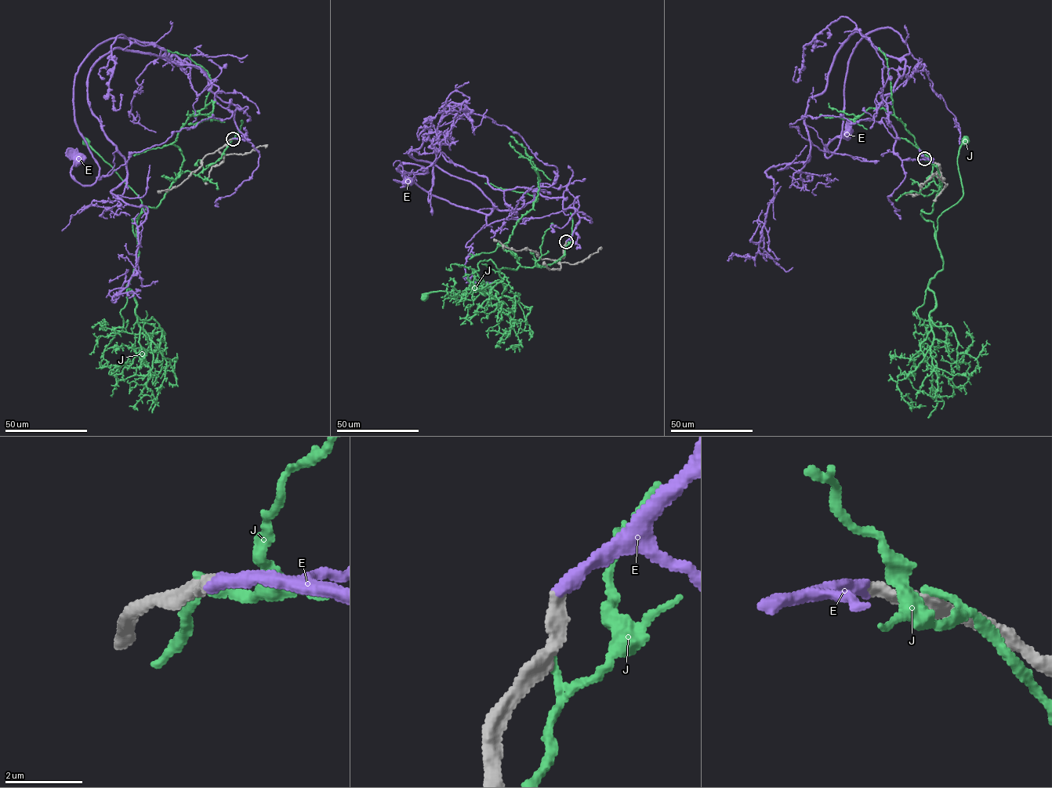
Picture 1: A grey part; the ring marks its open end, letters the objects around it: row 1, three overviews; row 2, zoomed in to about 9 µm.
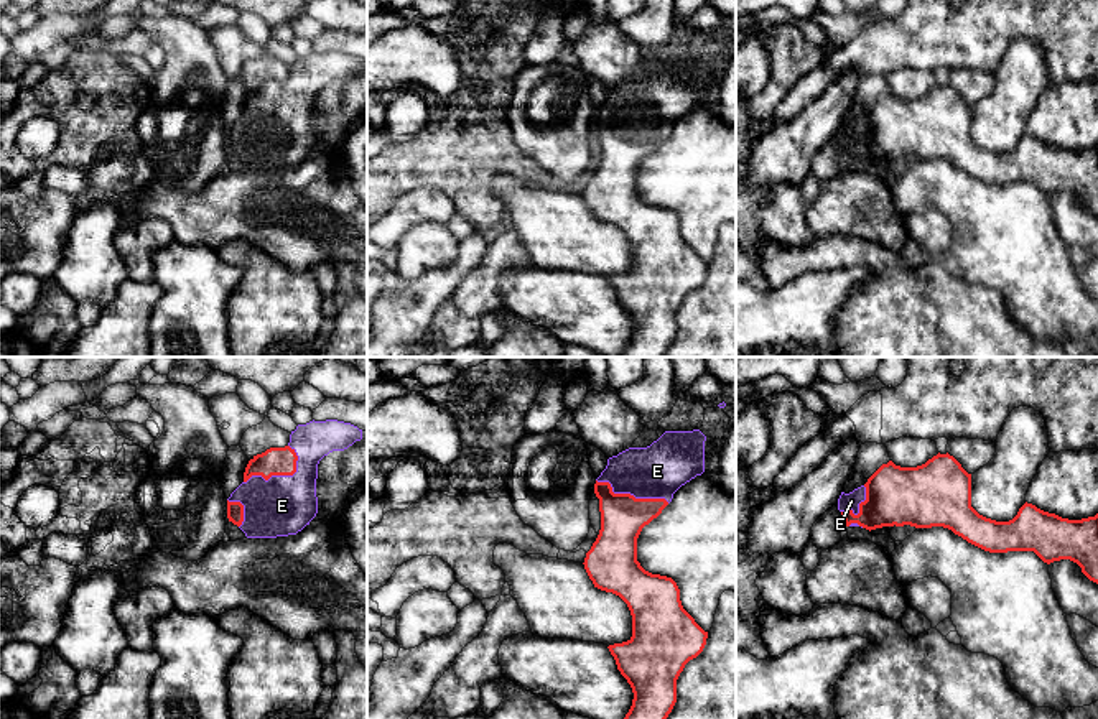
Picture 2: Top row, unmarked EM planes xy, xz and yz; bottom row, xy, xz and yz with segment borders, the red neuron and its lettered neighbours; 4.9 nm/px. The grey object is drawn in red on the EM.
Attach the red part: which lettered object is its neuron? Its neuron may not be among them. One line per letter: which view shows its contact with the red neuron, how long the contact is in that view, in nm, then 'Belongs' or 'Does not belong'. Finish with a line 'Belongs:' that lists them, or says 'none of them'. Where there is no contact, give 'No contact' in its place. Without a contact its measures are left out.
E: Touches red in xy. Shared border 300 nm. Belongs
J: No contact. Does not belong
Belongs: E

